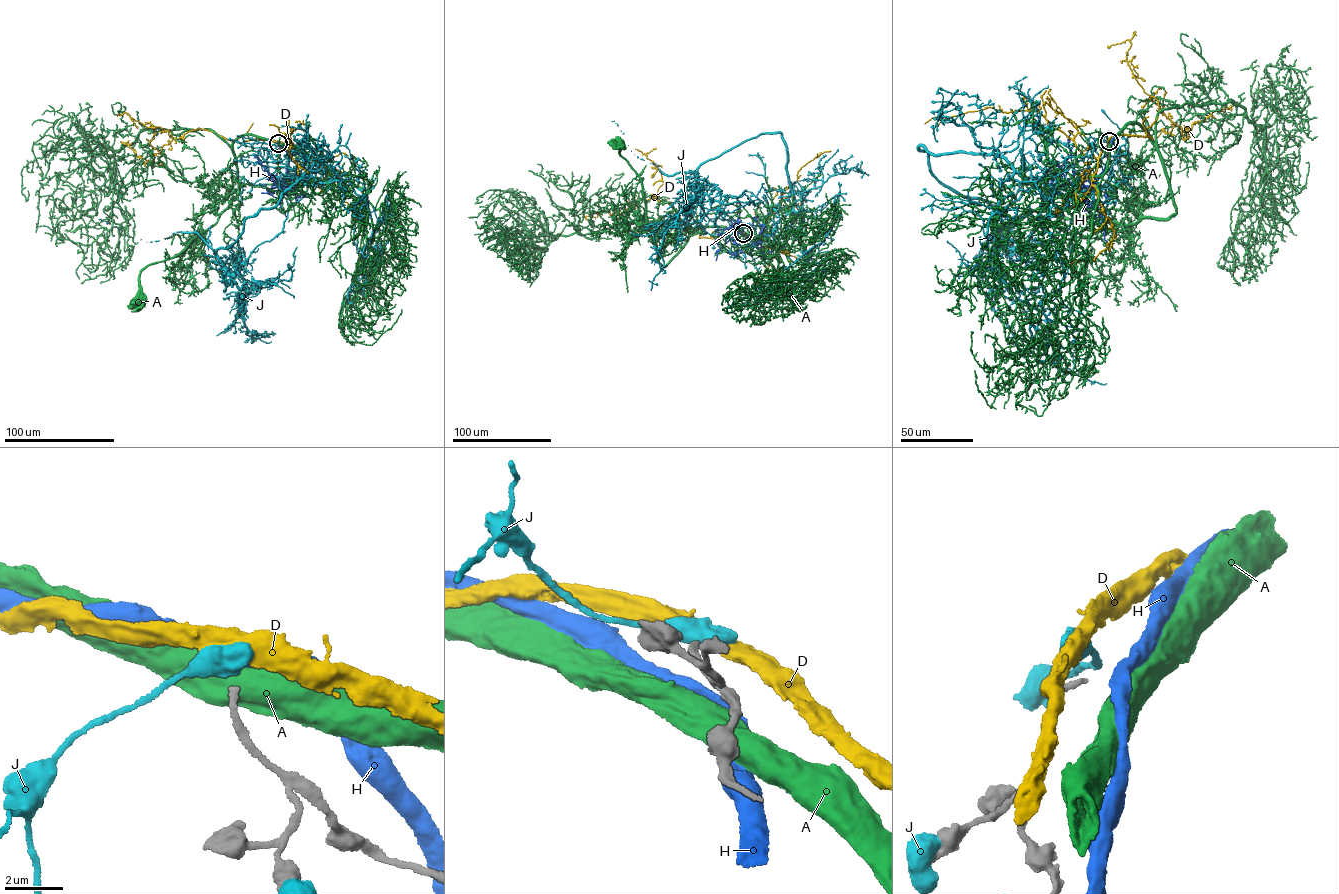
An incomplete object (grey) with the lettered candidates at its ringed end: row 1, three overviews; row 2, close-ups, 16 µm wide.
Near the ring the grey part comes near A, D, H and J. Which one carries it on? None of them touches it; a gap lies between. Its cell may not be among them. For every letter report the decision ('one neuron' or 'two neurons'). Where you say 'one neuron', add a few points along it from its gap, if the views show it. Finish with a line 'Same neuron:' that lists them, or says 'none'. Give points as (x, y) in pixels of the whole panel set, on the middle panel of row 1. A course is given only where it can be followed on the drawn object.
A: one neuron | via (743, 233), (703, 226), (663, 265), (657, 259), (657, 244), (646, 229), (641, 179), (618, 151), (617, 143)
D: two neurons
H: two neurons
J: two neurons
Same neuron: A

